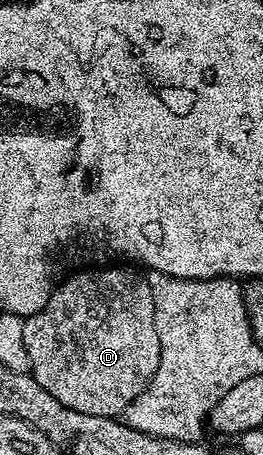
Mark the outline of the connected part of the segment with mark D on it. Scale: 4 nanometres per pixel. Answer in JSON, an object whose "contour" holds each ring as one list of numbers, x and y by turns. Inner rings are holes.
{"contour":[[91,266,86,270,72,271,70,275,56,284,51,292,49,302,45,302,45,306,41,310,37,310,37,314,24,319,25,350,29,354,29,362,31,363,29,375,38,384,45,386,45,390,49,390,49,394,53,394,53,398,57,398,57,402,61,406,69,406,69,410,77,410,81,414,118,417,144,392,147,388,147,383,150,382,157,370,157,362,161,362,161,342,157,338,151,288,147,285,147,281,142,275,138,276,137,273,130,272,130,270,135,271,127,266]]}

